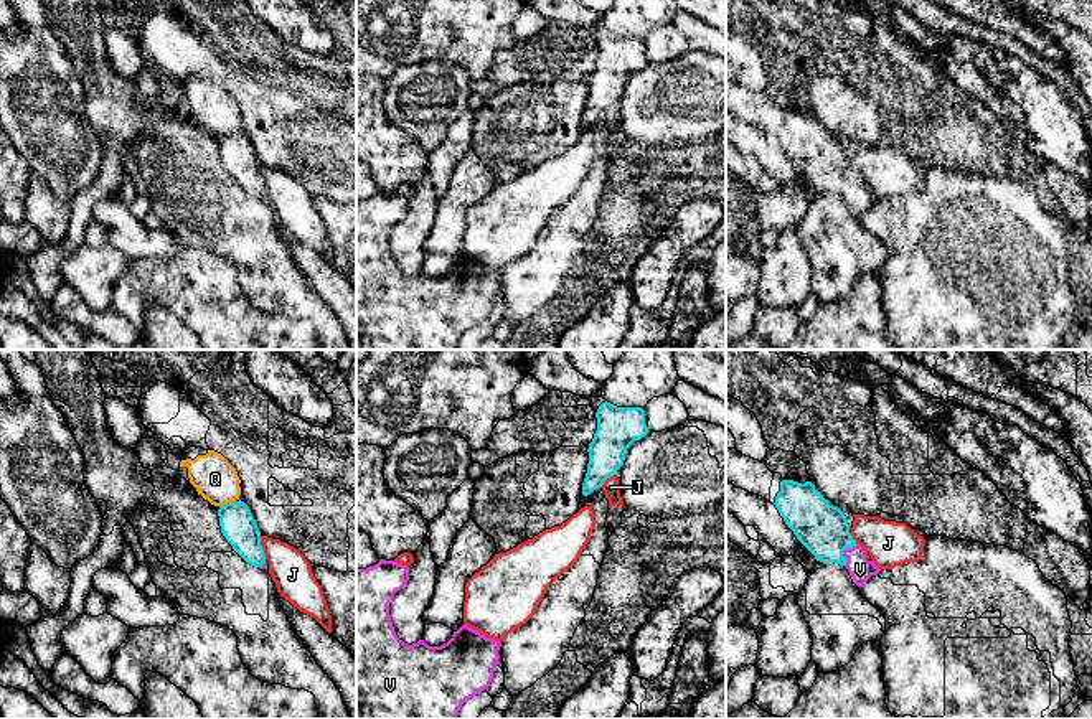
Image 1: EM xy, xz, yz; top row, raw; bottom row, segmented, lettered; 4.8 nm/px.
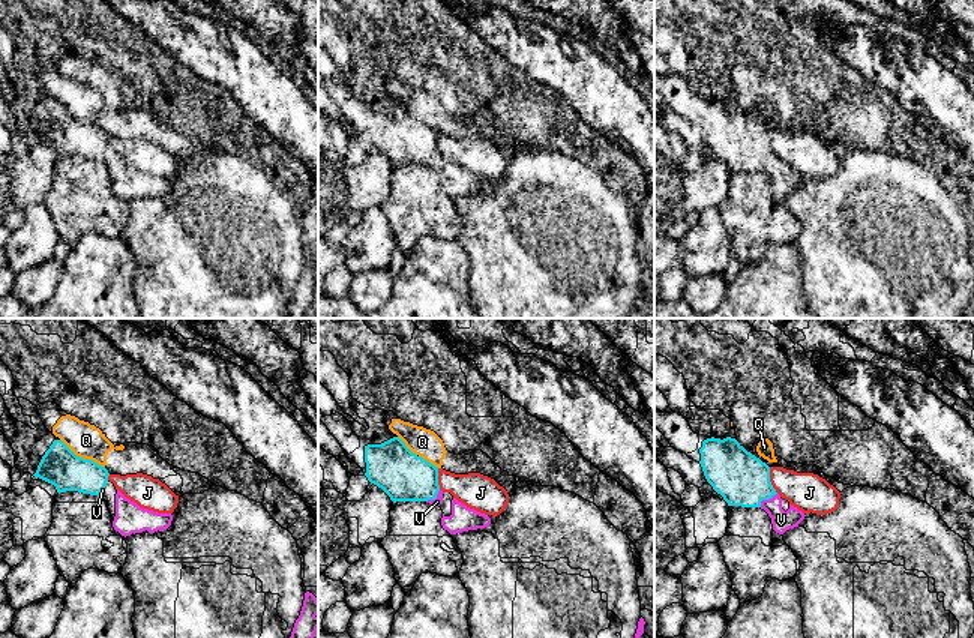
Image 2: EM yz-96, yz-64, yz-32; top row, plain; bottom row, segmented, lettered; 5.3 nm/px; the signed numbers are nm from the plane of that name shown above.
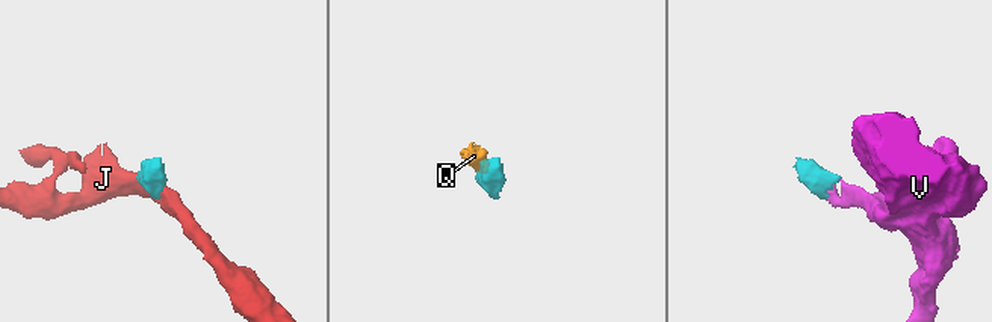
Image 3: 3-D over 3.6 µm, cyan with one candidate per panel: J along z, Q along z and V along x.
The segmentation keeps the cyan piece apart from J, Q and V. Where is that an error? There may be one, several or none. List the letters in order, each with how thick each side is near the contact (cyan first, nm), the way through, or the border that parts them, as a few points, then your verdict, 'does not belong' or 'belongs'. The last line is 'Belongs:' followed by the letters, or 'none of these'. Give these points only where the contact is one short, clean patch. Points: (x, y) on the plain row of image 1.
J: 170/190 nm | along xy (259, 167), (266, 188) | does not belong
Q: 170/220 nm | along xy (235, 131), (220, 137) | does not belong
V: 240/120 nm | across yz (822, 159), (842, 183), (860, 200) | belongs
Belongs: V

